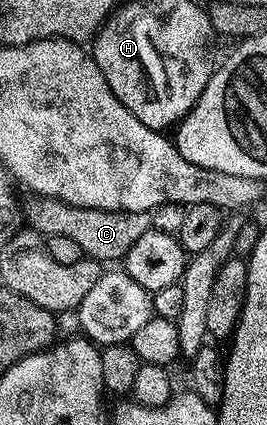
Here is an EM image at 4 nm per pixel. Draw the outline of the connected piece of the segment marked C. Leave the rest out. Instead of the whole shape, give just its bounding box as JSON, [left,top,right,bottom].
[25,197,151,263]

